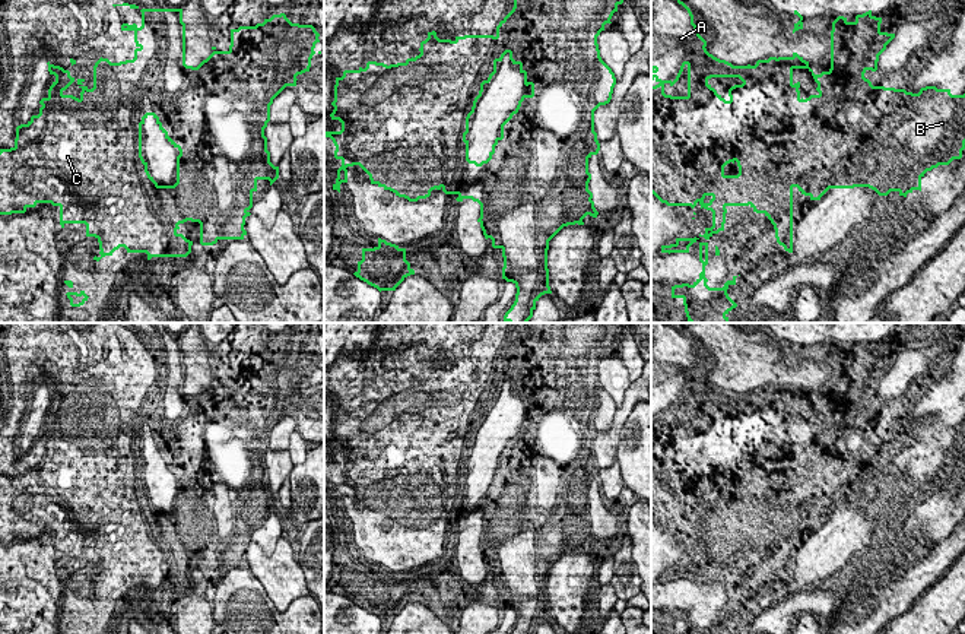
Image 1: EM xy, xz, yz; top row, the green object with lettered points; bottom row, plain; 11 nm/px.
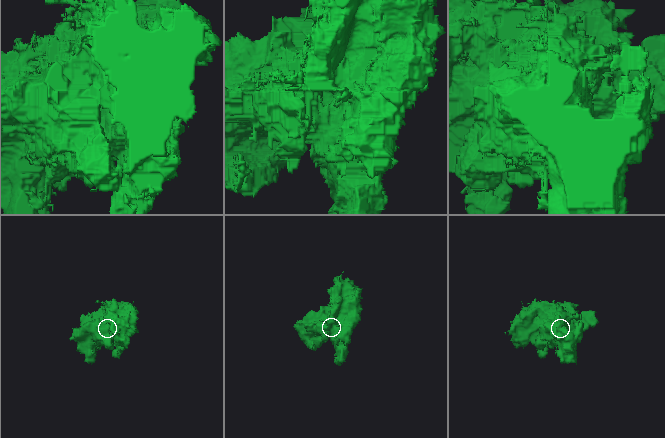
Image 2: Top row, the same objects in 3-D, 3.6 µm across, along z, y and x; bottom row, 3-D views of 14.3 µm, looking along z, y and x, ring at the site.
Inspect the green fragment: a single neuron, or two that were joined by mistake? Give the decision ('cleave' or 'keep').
keep

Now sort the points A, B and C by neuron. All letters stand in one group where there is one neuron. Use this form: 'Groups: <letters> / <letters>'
Groups: A B C

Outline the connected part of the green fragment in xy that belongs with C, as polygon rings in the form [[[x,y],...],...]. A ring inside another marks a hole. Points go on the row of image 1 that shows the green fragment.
[[[142,9],[142,10],[140,10],[140,12],[142,12],[142,26],[140,26],[140,28],[139,28],[139,26],[137,26],[137,25],[136,25],[136,23],[133,23],[133,25],[128,25],[128,23],[123,23],[123,25],[121,25],[121,31],[133,31],[133,32],[134,32],[134,42],[136,42],[136,47],[137,47],[137,48],[136,48],[136,50],[134,50],[134,58],[133,58],[133,60],[126,60],[126,61],[120,61],[120,63],[111,63],[111,61],[109,61],[109,60],[108,60],[108,58],[102,58],[102,57],[101,57],[101,58],[99,58],[99,60],[98,60],[98,61],[96,61],[96,63],[95,63],[95,66],[93,66],[93,88],[92,88],[92,89],[89,89],[89,88],[88,88],[88,86],[85,86],[85,85],[83,85],[83,82],[85,82],[85,79],[77,79],[77,80],[76,80],[76,79],[74,79],[74,77],[72,77],[72,76],[70,76],[70,72],[69,72],[69,70],[64,70],[64,69],[63,69],[63,67],[60,67],[60,66],[54,66],[54,64],[51,64],[51,63],[50,63],[50,61],[48,61],[48,63],[47,63],[47,64],[48,64],[48,72],[50,72],[50,75],[54,75],[54,76],[55,76],[55,80],[54,80],[54,82],[53,82],[53,85],[51,85],[51,86],[50,86],[50,89],[48,89],[48,96],[47,96],[47,98],[42,98],[42,99],[41,99],[41,101],[39,101],[39,104],[41,104],[41,105],[42,105],[42,107],[41,107],[41,108],[39,108],[39,114],[38,114],[38,115],[32,115],[32,117],[31,117],[31,120],[29,120],[29,121],[28,121],[28,123],[26,123],[26,124],[20,124],[20,126],[18,126],[18,127],[16,127],[16,139],[15,139],[15,146],[13,146],[13,148],[10,148],[10,149],[0,149],[0,215],[12,215],[12,213],[25,213],[25,212],[26,212],[26,209],[28,209],[28,207],[35,207],[35,206],[36,206],[36,205],[38,205],[38,203],[51,203],[51,205],[53,205],[53,206],[58,206],[58,207],[60,207],[60,225],[61,225],[61,228],[64,228],[64,225],[66,225],[66,224],[85,224],[85,225],[86,225],[86,237],[95,237],[95,238],[96,238],[96,240],[98,240],[98,242],[99,242],[99,250],[101,250],[101,251],[99,251],[99,254],[101,254],[101,256],[99,256],[99,257],[96,257],[96,256],[95,256],[95,257],[93,257],[93,260],[96,260],[96,261],[99,261],[99,260],[101,260],[101,259],[102,259],[102,257],[105,257],[105,256],[112,256],[112,253],[114,253],[114,251],[115,251],[115,250],[118,250],[118,248],[120,248],[120,247],[124,247],[124,248],[126,248],[126,250],[127,250],[127,253],[146,253],[146,254],[147,254],[147,260],[150,260],[150,259],[152,259],[152,257],[187,257],[187,256],[188,256],[188,254],[190,254],[190,253],[191,253],[191,245],[193,245],[193,241],[190,241],[190,240],[187,240],[187,238],[185,238],[185,237],[184,237],[184,235],[182,235],[182,234],[178,234],[178,232],[177,232],[177,231],[178,231],[178,229],[180,229],[180,226],[178,226],[178,225],[180,225],[180,224],[184,224],[184,222],[187,222],[187,221],[191,221],[191,222],[199,222],[199,224],[200,224],[200,244],[201,244],[201,245],[213,245],[213,244],[216,244],[216,242],[218,242],[218,241],[219,241],[219,240],[244,240],[244,237],[245,237],[245,235],[247,235],[247,231],[245,231],[245,229],[244,229],[244,225],[245,225],[245,218],[247,218],[247,216],[250,216],[250,215],[251,215],[251,213],[250,213],[250,212],[248,212],[248,210],[250,210],[250,209],[251,209],[251,207],[253,207],[253,193],[254,193],[254,191],[257,191],[257,181],[258,181],[258,180],[269,180],[269,181],[270,181],[270,186],[272,186],[272,184],[273,184],[273,183],[274,183],[274,181],[276,181],[276,180],[277,180],[277,178],[279,178],[279,167],[274,167],[274,165],[273,165],[273,164],[272,164],[272,162],[270,162],[270,152],[269,152],[269,150],[267,150],[267,137],[266,137],[266,136],[264,136],[264,129],[266,129],[266,127],[267,127],[267,123],[269,123],[269,121],[270,121],[270,105],[272,105],[272,104],[273,104],[273,99],[274,99],[274,98],[276,98],[276,96],[277,96],[277,95],[279,95],[279,93],[280,93],[280,92],[282,92],[282,91],[283,91],[283,89],[285,89],[285,88],[286,88],[286,86],[296,86],[296,80],[298,80],[298,79],[296,79],[296,76],[298,76],[298,75],[302,75],[302,73],[305,73],[305,72],[310,72],[310,67],[311,67],[311,58],[312,58],[312,56],[314,56],[314,54],[315,54],[315,51],[314,51],[314,48],[315,48],[315,44],[317,44],[317,42],[320,42],[320,39],[318,39],[318,37],[320,37],[320,34],[318,34],[318,32],[317,32],[317,31],[315,31],[315,28],[314,28],[314,26],[312,26],[312,25],[299,25],[299,23],[292,23],[292,22],[291,22],[291,20],[289,20],[289,19],[288,19],[288,18],[286,18],[286,15],[285,15],[285,13],[280,13],[280,15],[273,15],[273,16],[272,16],[272,18],[270,18],[270,19],[264,19],[264,22],[263,22],[263,23],[257,23],[257,25],[255,25],[255,26],[239,26],[239,28],[238,28],[238,29],[231,29],[231,45],[229,45],[229,50],[228,50],[228,51],[218,51],[218,50],[216,50],[216,47],[212,47],[212,50],[213,50],[213,53],[212,53],[212,54],[210,54],[210,56],[209,56],[209,57],[207,57],[207,58],[206,58],[206,60],[203,60],[203,61],[201,61],[201,63],[200,63],[200,64],[199,64],[199,66],[197,66],[197,67],[193,67],[193,66],[187,66],[187,64],[185,64],[185,23],[184,23],[184,22],[182,22],[182,9]],[[74,80],[76,80],[76,82],[77,82],[77,85],[79,85],[79,88],[80,88],[80,89],[82,89],[82,92],[80,92],[80,96],[79,96],[79,98],[76,98],[76,96],[73,96],[73,95],[64,95],[64,93],[63,93],[63,92],[64,92],[64,91],[66,91],[66,89],[67,89],[67,88],[69,88],[69,86],[70,86],[70,85],[72,85],[72,83],[73,83],[73,82],[74,82]],[[149,115],[152,115],[152,117],[153,117],[153,118],[155,118],[155,120],[156,120],[156,124],[158,124],[158,126],[159,126],[159,130],[161,130],[161,131],[162,131],[162,133],[164,133],[164,134],[165,134],[165,139],[166,139],[166,140],[168,140],[168,142],[169,142],[169,143],[171,143],[171,145],[172,145],[172,146],[174,146],[174,148],[177,148],[177,149],[178,149],[178,150],[180,150],[180,155],[178,155],[178,156],[177,156],[177,183],[175,183],[175,184],[174,184],[174,186],[159,186],[159,184],[158,184],[158,183],[156,183],[156,181],[155,181],[155,180],[153,180],[153,177],[152,177],[152,175],[150,175],[150,174],[149,174],[149,171],[147,171],[147,162],[146,162],[146,161],[145,161],[145,159],[143,159],[143,156],[142,156],[142,126],[143,126],[143,124],[145,124],[145,120],[146,120],[146,118],[147,118],[147,117],[149,117]]]

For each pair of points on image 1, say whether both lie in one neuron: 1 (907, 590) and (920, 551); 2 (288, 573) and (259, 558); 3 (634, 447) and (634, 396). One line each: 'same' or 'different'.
1: different
2: same
3: different

